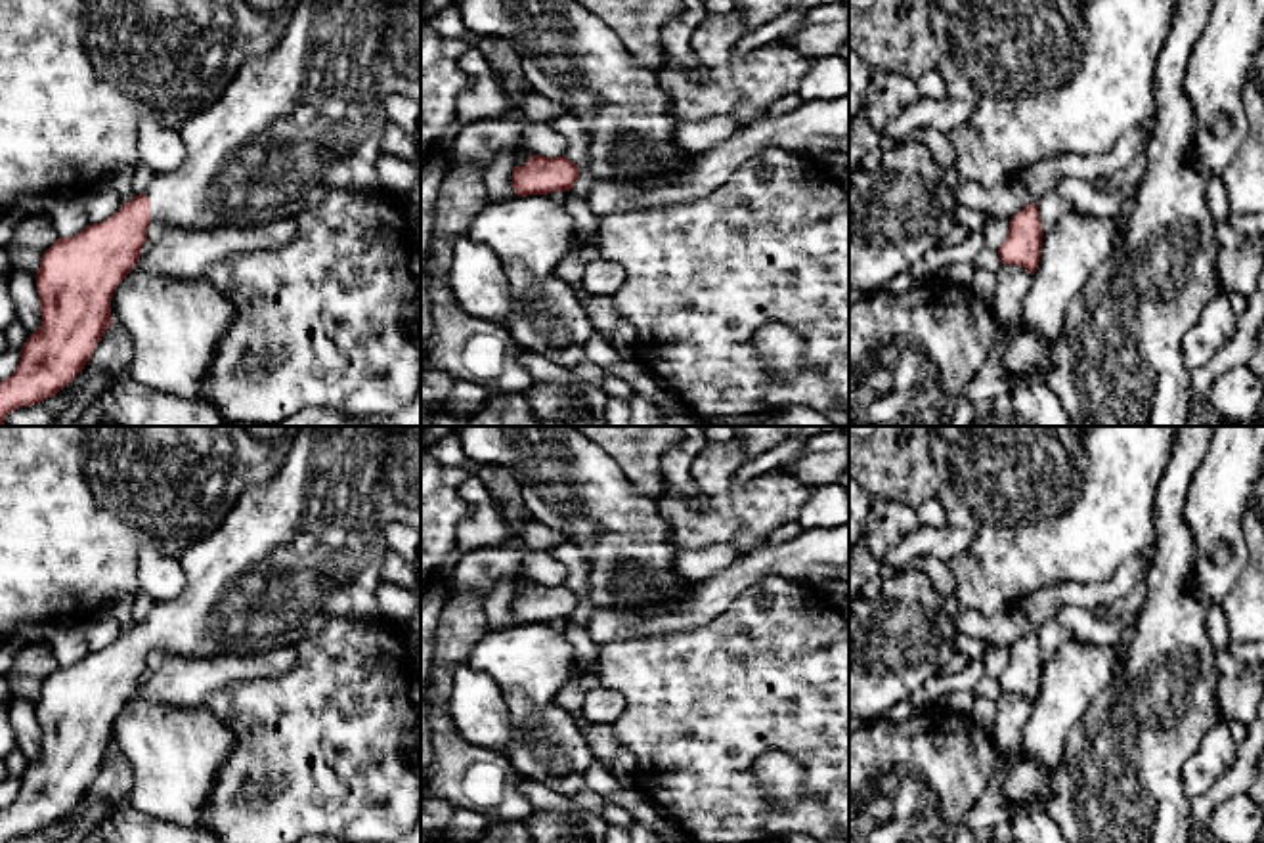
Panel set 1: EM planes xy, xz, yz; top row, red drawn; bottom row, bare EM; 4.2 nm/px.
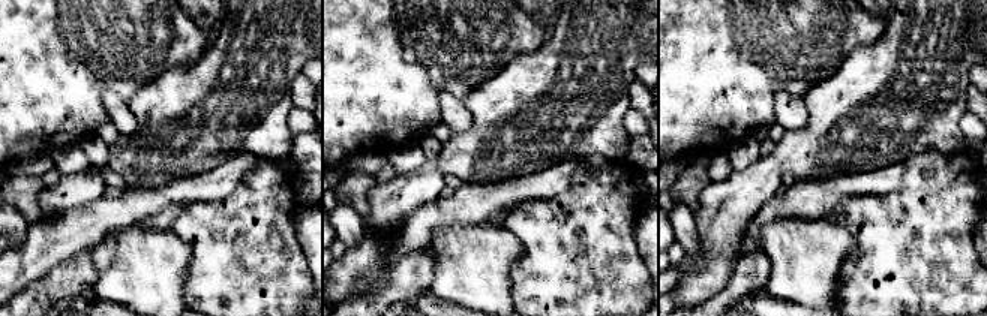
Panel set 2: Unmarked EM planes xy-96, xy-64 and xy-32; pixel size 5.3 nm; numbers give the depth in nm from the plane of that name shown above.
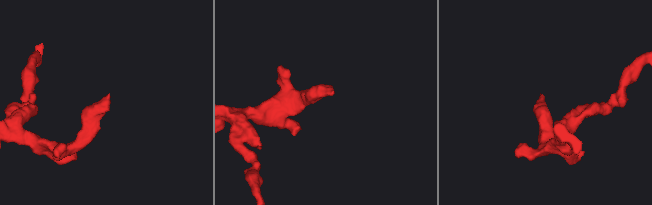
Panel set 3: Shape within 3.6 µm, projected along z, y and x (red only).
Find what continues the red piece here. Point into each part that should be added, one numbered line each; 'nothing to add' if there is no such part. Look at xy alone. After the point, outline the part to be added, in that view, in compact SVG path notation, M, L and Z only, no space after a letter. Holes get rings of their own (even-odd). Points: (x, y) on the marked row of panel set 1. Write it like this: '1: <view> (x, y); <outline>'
1: xy (305, 119); M294 0L289 23L275 48L264 55L249 57L214 105L180 120L178 130L185 147L185 159L176 170L153 176L145 191L151 201L151 218L159 220L164 227L212 229L266 226L296 216L333 189L360 195L379 191L377 161L382 155L381 126L386 122L384 99L392 94L421 101L421 0Z

